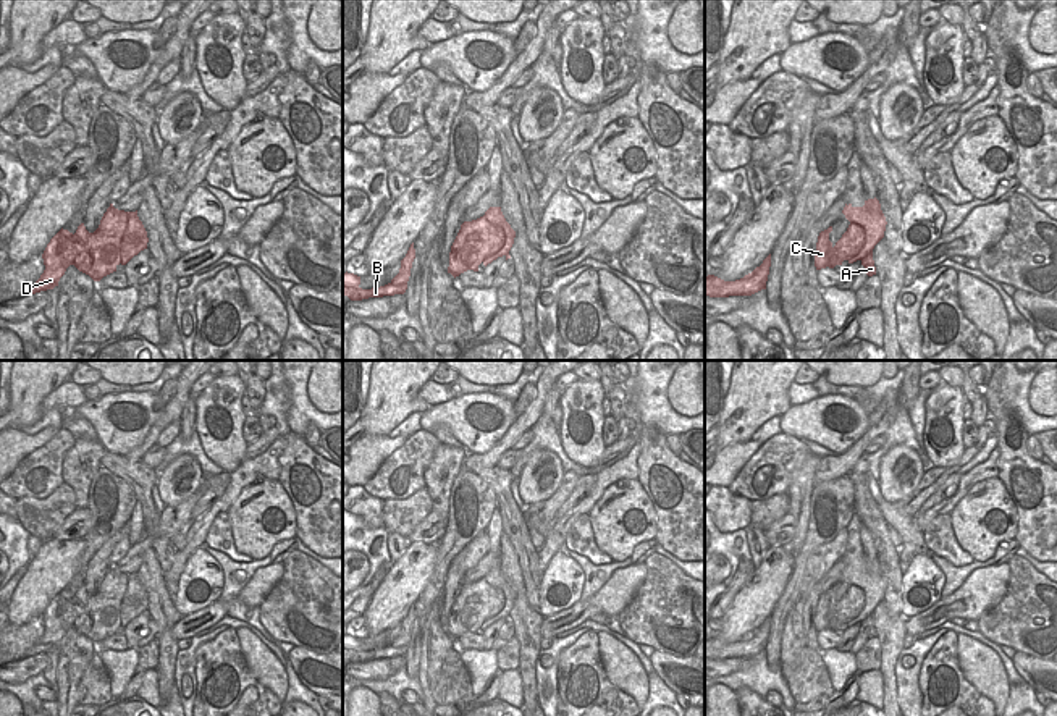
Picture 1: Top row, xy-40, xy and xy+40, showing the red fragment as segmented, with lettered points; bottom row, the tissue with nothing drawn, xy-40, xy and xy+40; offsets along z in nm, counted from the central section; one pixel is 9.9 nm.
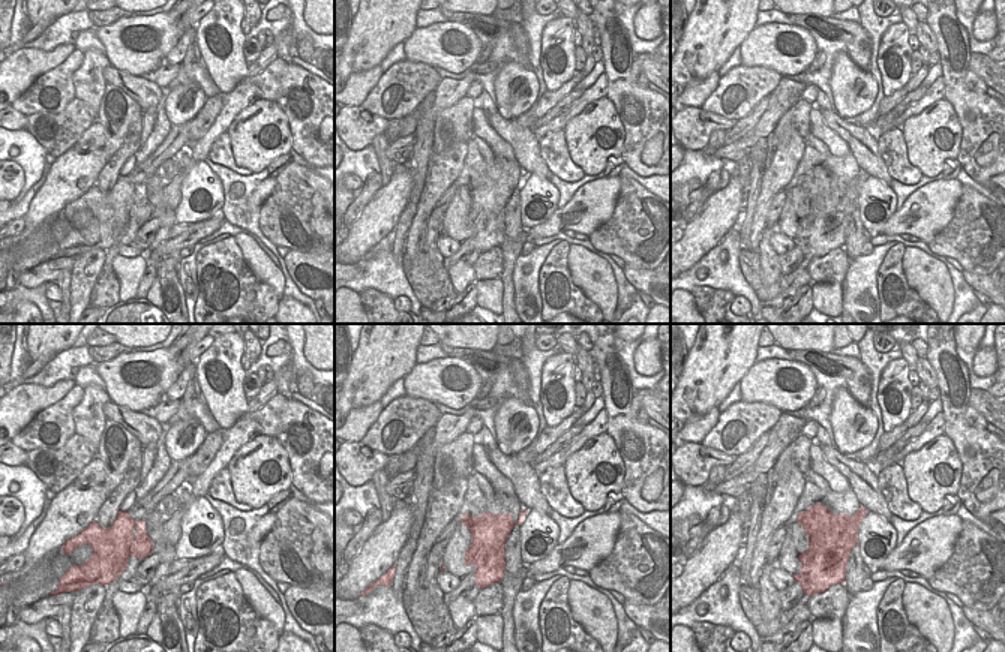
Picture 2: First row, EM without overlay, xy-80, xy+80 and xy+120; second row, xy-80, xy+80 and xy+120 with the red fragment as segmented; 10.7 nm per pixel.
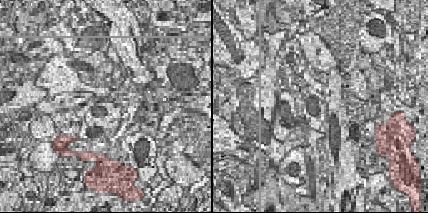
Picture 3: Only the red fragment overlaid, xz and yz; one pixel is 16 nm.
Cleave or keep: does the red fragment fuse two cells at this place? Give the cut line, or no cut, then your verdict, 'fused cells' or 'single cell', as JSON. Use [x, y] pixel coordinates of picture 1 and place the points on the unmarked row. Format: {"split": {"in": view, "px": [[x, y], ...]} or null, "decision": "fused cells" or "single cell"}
{"split": {"in": "xy-40", "px": [[130, 574], [126, 592], [120, 598], [120, 624]]}, "decision": "fused cells"}

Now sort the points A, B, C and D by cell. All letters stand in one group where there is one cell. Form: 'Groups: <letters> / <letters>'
Groups: A / B C D

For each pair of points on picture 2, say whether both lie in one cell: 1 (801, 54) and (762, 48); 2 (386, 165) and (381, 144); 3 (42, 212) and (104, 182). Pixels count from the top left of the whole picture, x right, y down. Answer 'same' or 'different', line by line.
1: same
2: same
3: different

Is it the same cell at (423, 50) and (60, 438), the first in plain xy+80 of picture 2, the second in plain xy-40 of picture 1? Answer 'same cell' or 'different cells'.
different cells

